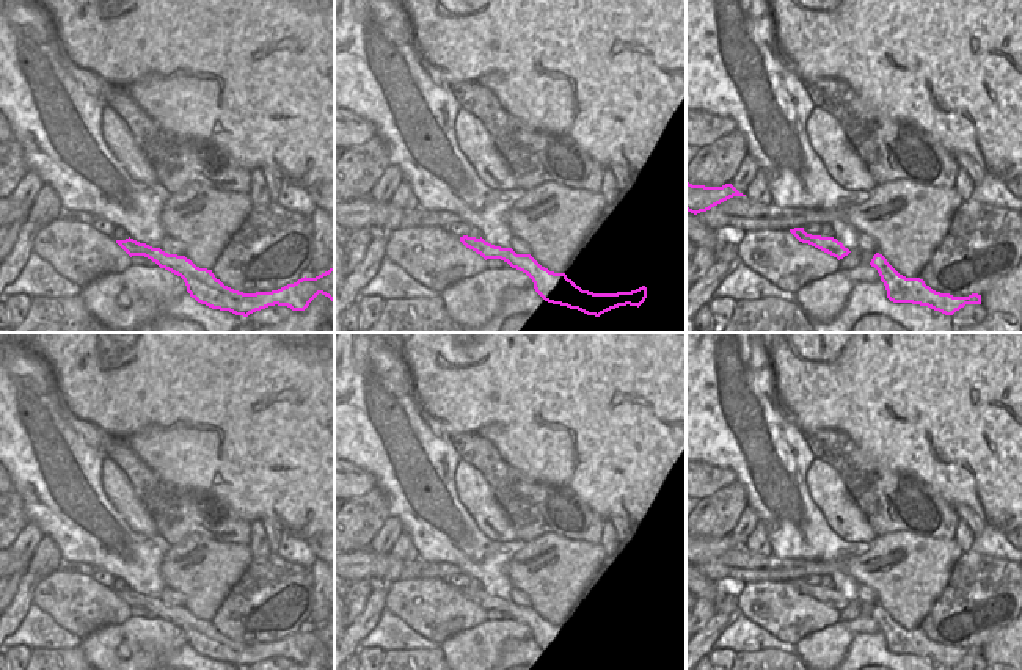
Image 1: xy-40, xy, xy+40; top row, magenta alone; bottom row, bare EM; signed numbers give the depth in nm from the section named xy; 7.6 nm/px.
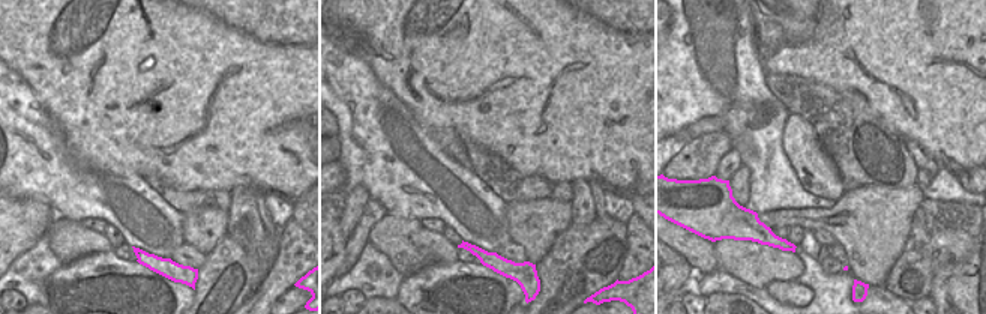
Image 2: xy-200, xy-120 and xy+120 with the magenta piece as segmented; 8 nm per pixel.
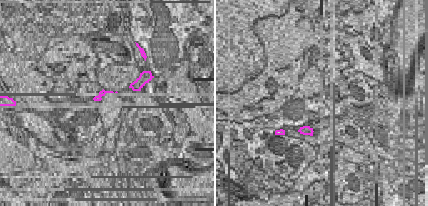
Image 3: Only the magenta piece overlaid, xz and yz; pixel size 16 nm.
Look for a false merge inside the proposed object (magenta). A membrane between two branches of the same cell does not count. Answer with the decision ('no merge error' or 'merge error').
no merge error

